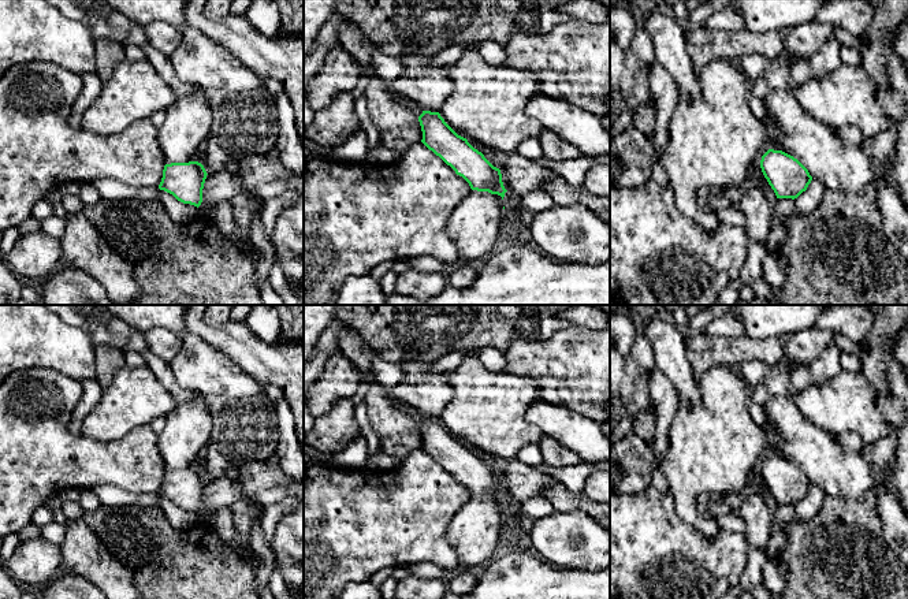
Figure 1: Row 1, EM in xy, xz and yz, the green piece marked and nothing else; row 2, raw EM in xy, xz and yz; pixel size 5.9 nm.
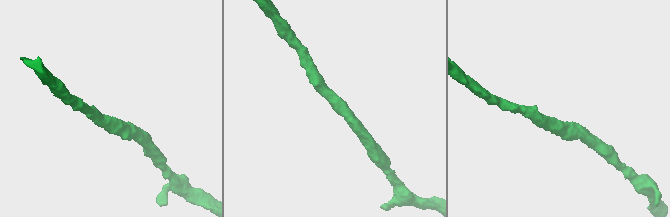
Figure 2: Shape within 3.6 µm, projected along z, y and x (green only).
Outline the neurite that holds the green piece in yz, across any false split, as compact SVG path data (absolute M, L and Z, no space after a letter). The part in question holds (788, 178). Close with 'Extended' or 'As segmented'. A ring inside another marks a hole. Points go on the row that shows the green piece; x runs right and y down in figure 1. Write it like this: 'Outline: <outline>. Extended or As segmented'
Outline: M769 149L760 160L760 168L777 198L797 198L812 181L808 170L793 156Z. As segmented

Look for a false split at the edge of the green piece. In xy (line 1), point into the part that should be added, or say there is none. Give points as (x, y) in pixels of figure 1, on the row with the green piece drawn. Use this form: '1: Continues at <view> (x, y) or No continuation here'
1: No continuation here

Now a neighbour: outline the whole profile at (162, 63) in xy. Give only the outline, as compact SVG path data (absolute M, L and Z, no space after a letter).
M149 42L144 46L148 62L163 77L163 79L174 89L178 97L193 94L200 86L182 81L165 55L155 49Z

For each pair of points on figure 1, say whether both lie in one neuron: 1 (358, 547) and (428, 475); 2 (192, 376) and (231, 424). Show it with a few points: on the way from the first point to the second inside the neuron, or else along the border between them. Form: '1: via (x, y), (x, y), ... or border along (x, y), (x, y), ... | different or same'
1: via (376, 529), (413, 493) | same
2: via (205, 384), (231, 410) | same

